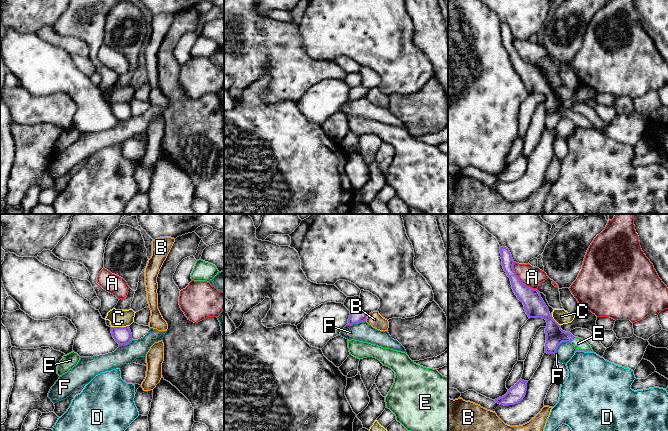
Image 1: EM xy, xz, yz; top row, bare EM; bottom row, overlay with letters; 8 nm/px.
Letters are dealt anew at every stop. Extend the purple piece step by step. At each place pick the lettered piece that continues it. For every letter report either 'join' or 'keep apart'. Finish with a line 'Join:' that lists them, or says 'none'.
A: keep apart
B: keep apart
C: keep apart
D: keep apart
E: join
F: keep apart
Join: E

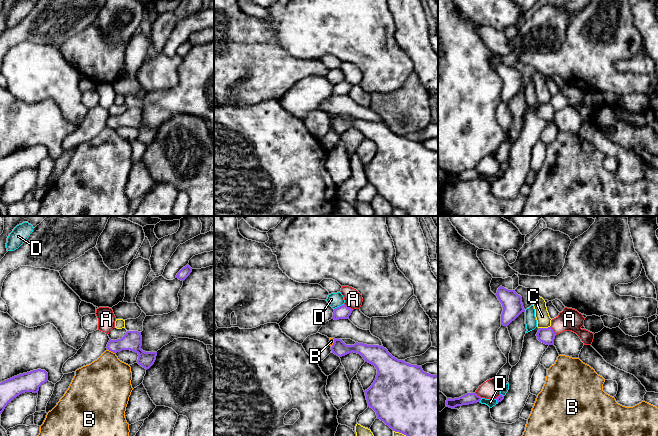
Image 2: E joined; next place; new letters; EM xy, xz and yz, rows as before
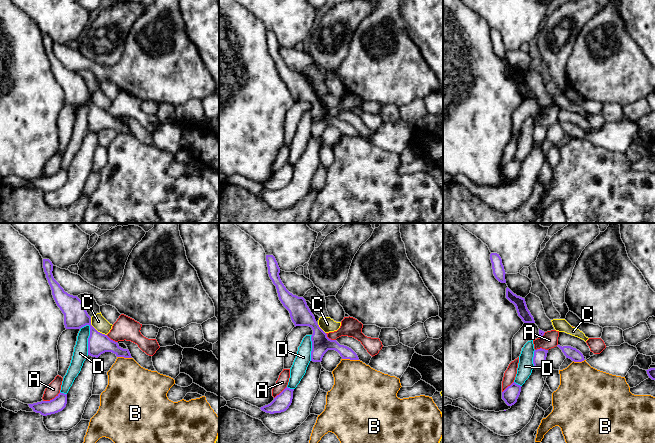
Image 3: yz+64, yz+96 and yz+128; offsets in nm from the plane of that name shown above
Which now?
A: keep apart
B: keep apart
C: keep apart
D: keep apart
Join: none

